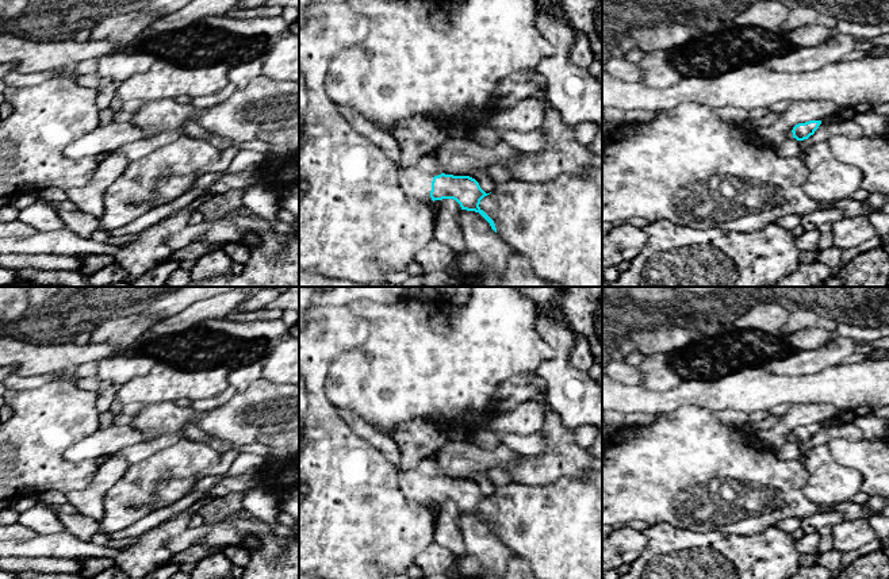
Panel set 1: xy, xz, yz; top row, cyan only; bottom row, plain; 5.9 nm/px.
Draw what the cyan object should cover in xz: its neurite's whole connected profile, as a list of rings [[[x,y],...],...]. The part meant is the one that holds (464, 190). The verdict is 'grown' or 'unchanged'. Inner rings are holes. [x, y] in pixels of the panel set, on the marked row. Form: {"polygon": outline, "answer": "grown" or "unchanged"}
{"polygon": [[[430,154],[424,156],[414,166],[398,166],[398,184],[414,200],[456,200],[461,210],[479,212],[497,233],[494,221],[479,207],[486,193],[479,183],[470,176],[445,175],[438,161]]], "answer": "grown"}

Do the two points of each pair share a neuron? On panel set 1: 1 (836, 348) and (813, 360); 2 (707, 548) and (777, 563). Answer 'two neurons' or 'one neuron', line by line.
1: one neuron
2: one neuron

